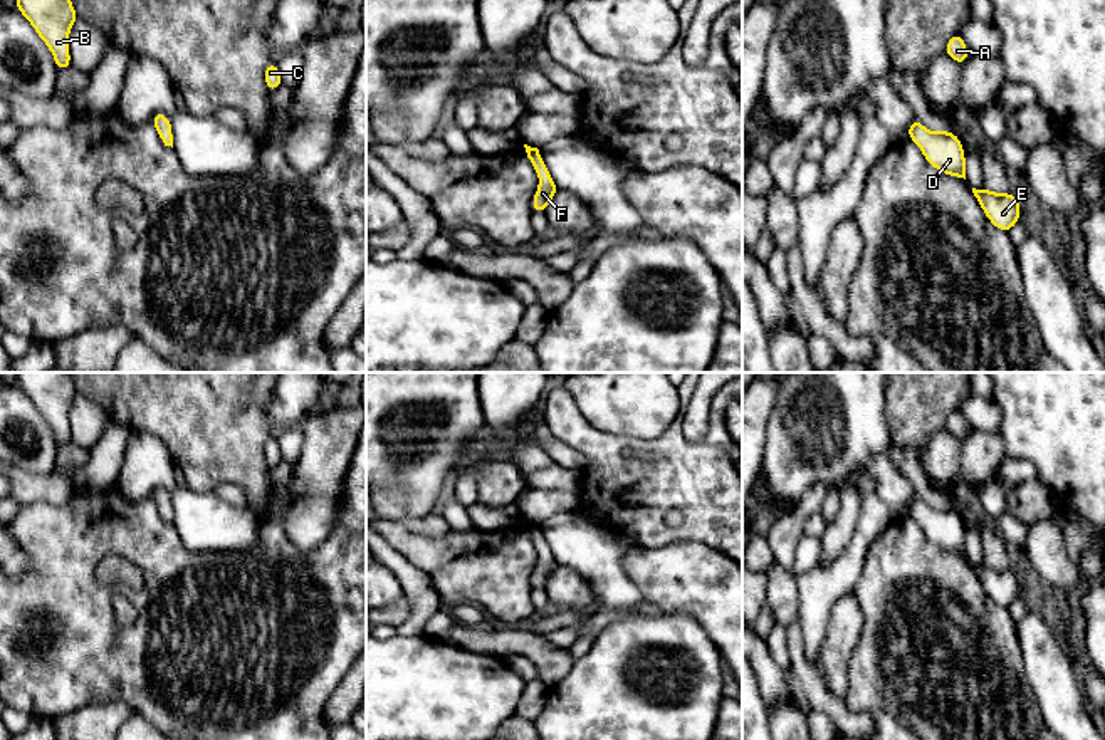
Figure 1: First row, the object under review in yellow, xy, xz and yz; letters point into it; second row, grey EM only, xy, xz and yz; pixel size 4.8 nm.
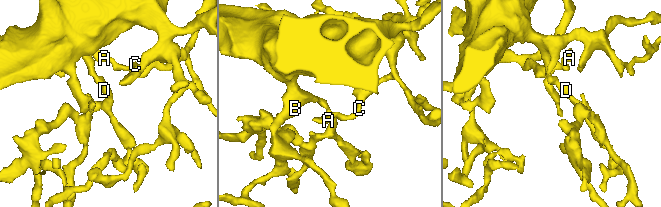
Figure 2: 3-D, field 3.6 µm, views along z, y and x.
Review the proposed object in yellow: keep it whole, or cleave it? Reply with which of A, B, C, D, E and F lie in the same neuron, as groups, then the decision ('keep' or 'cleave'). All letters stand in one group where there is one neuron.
groups A B C D E F; keep

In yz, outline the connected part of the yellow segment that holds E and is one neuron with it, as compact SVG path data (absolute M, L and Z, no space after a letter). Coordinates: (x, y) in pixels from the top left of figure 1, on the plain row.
M972 564L972 569L994 604L1008 609L1019 597L1021 582L1018 572L1011 571L1009 567L994 569L986 564Z

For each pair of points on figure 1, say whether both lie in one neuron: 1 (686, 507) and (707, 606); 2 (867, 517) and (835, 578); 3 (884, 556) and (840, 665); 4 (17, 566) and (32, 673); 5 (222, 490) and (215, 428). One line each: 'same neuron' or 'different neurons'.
1: different neurons
2: same neuron
3: different neurons
4: different neurons
5: different neurons

